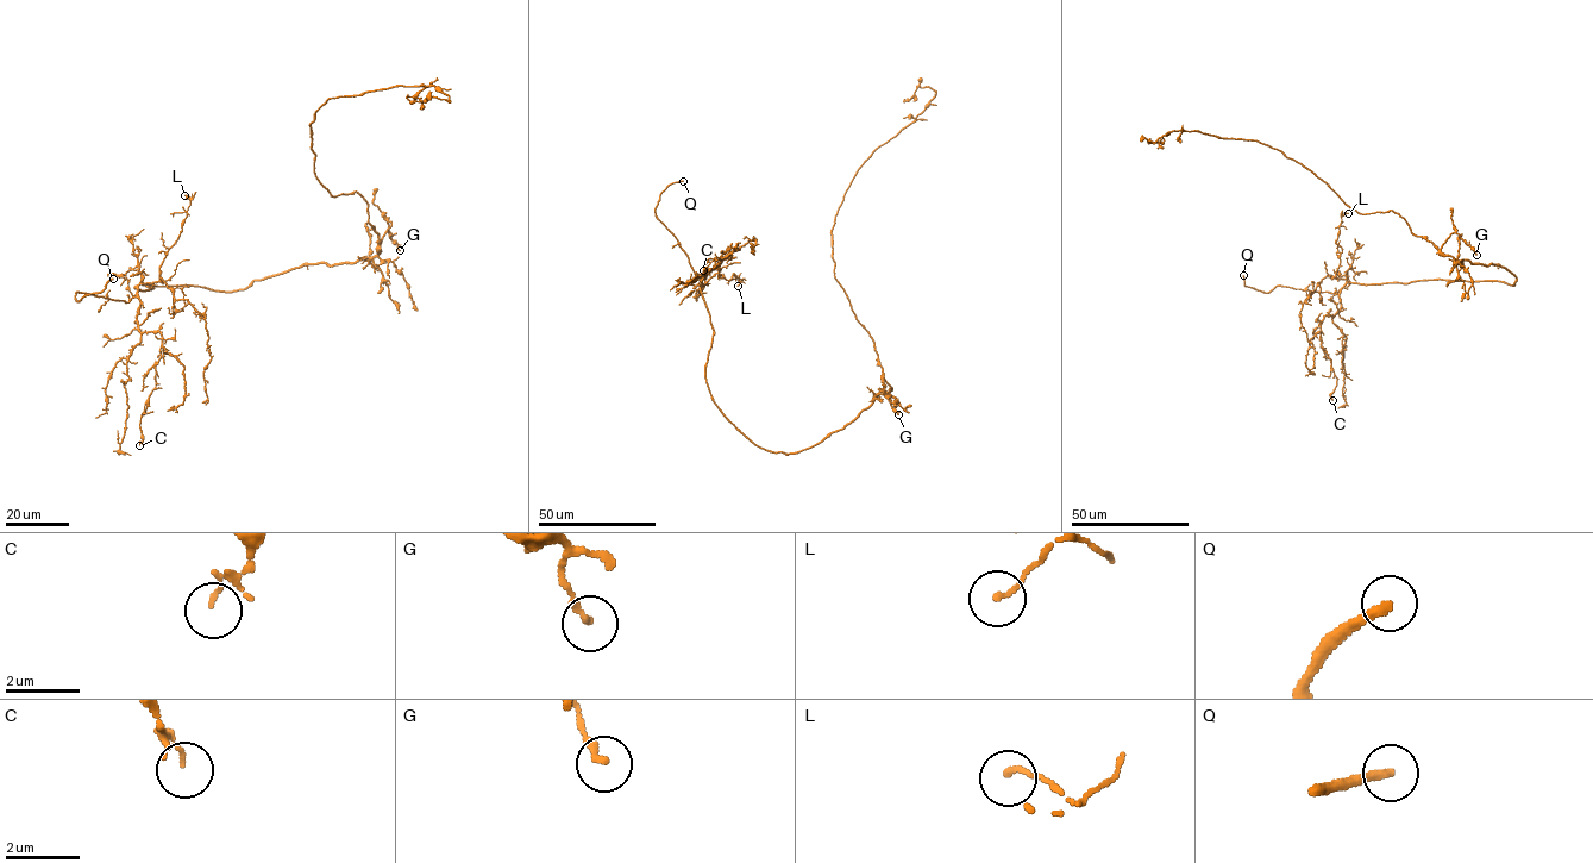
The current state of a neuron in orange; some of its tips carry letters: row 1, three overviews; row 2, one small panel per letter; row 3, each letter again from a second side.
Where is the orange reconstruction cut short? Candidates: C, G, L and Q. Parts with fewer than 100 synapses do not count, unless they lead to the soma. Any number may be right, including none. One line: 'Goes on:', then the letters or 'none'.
Goes on: Q

